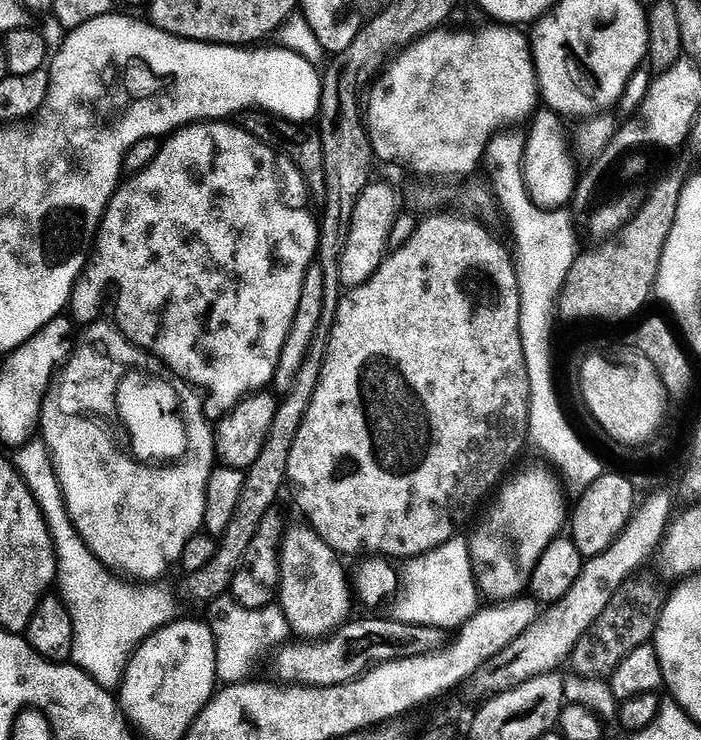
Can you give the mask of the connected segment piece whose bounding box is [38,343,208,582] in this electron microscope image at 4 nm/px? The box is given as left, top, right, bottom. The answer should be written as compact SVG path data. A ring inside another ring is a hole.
M81 343L44 400L38 432L52 451L68 513L88 549L107 568L133 581L156 582L159 576L167 574L171 564L179 565L183 561L188 545L201 535L208 484L204 476L176 476L176 472L148 472L148 468L136 468L128 456L116 452L118 405L112 404L112 396L118 396L120 380L112 380L113 370L113 359L101 348Z

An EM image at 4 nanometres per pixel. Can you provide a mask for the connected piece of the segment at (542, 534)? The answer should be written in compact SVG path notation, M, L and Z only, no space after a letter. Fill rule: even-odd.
M524 472L517 480L509 479L499 489L500 501L492 508L492 520L482 521L476 537L471 537L475 559L479 567L484 567L484 573L481 571L478 576L479 587L485 597L493 596L493 601L523 597L542 554L563 533L563 528L565 531L564 492L552 478L553 473L548 472Z

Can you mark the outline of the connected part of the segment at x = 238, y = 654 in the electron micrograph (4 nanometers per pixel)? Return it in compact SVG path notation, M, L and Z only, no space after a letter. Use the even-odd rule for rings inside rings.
M226 595L211 601L207 608L206 620L216 635L216 679L225 685L241 681L242 672L252 660L264 655L270 648L279 649L289 639L288 619L278 606L247 608L232 599L231 595Z

